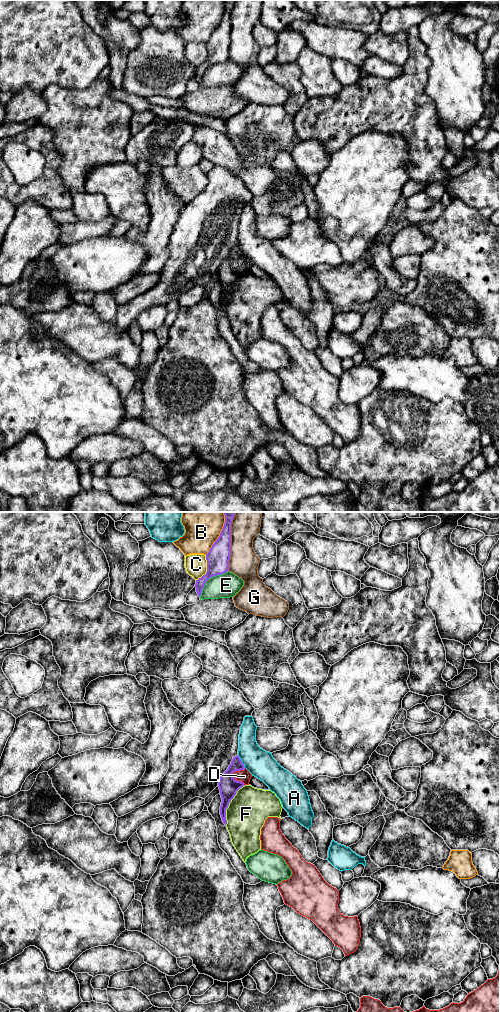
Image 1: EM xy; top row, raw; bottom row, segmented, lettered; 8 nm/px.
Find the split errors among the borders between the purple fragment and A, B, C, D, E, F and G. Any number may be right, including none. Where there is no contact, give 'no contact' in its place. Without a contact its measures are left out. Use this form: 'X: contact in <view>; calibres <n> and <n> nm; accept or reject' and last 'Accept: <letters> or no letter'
A: contact in xy; calibres 160 and 220 nm; reject
B: contact in xy; calibres 180 and 340 nm; reject
C: contact in xy; calibres 180 and 180 nm; reject
D: contact in xy; calibres 160 and 100 nm; reject
E: contact in xy; calibres 180 and 190 nm; reject
F: contact in xy; calibres 160 and 320 nm; reject
G: contact in xy; calibres 180 and 240 nm; reject
Accept: no letter

